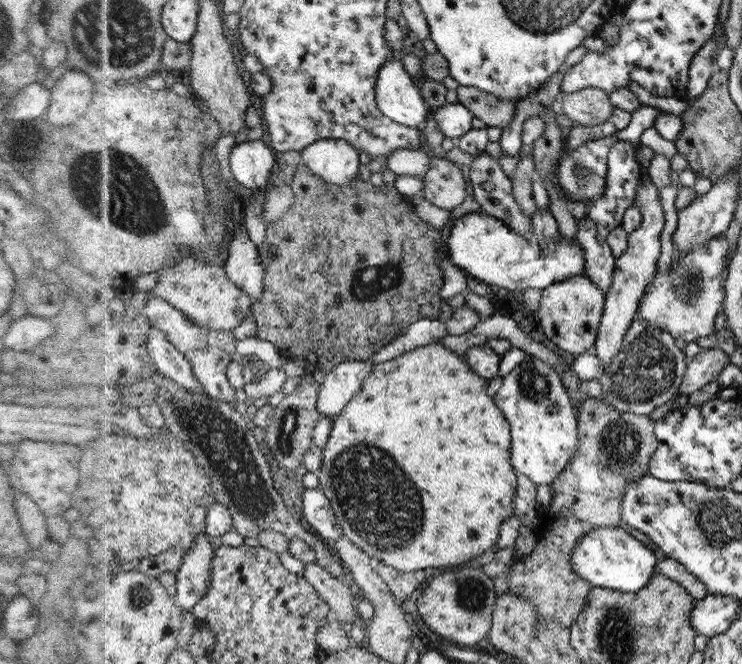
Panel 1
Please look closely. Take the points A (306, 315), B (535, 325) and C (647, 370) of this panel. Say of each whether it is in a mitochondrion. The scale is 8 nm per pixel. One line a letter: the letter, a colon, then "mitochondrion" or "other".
A: other
B: other
C: mitochondrion

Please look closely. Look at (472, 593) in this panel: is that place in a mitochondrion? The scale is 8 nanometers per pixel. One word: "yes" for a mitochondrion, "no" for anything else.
yes

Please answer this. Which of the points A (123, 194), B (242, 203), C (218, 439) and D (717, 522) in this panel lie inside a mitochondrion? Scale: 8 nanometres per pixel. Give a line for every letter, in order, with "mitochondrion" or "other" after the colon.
A: mitochondrion
B: other
C: mitochondrion
D: mitochondrion

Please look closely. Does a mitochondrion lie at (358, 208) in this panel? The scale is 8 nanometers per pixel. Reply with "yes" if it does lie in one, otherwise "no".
no

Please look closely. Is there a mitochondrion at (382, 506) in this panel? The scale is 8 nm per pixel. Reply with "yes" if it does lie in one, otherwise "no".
yes

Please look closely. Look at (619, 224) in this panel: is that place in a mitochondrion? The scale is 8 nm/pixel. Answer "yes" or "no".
no

